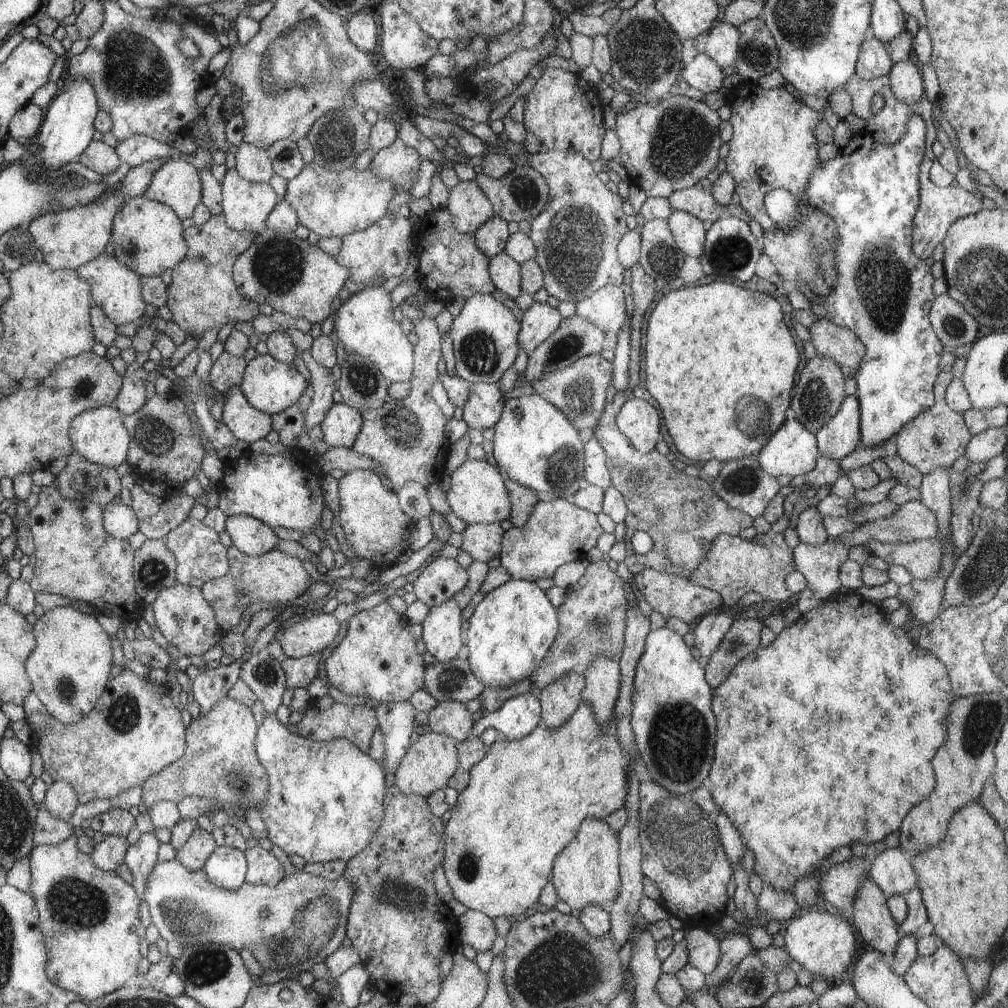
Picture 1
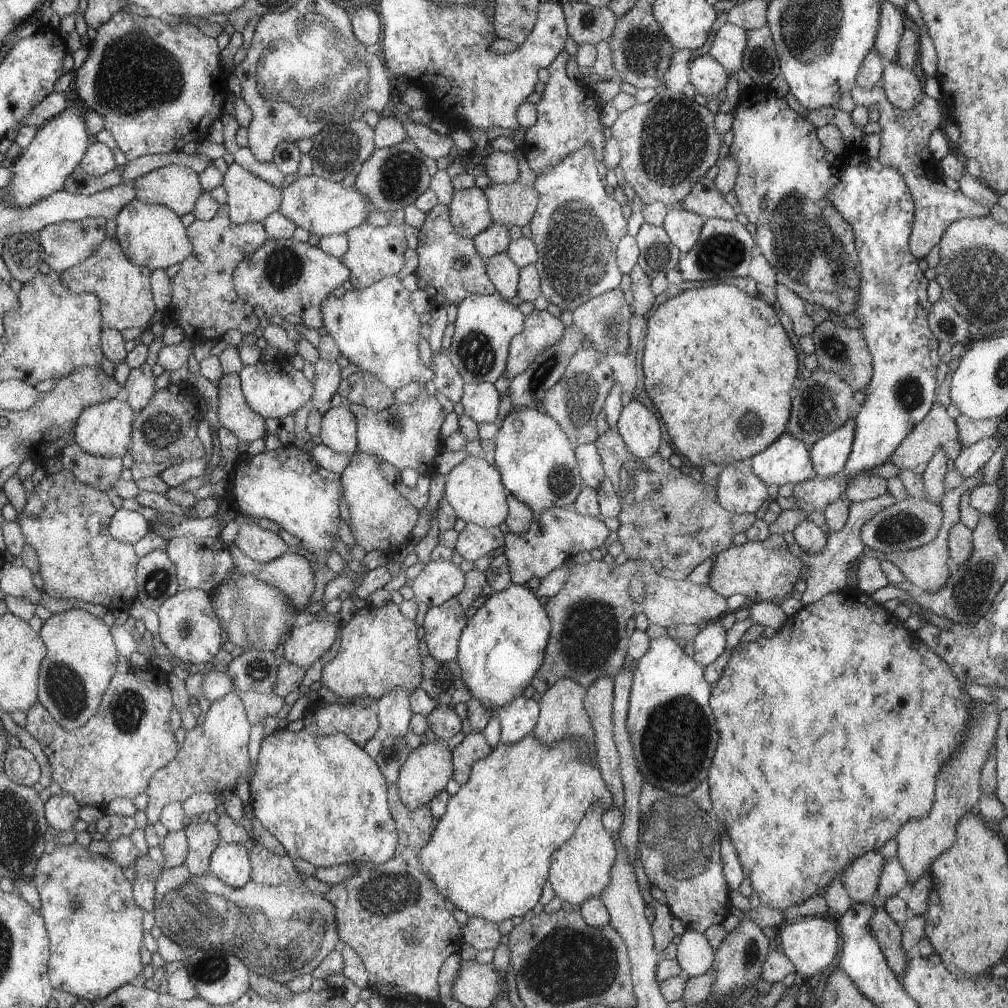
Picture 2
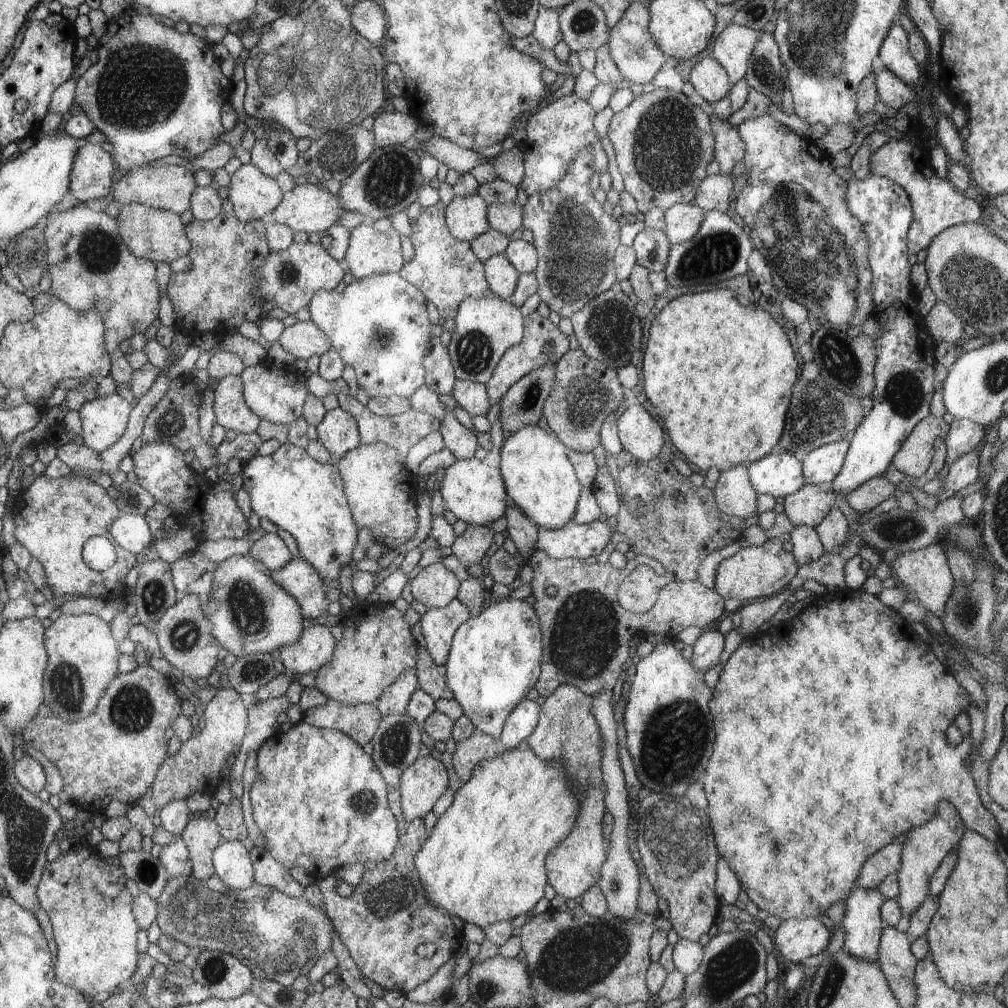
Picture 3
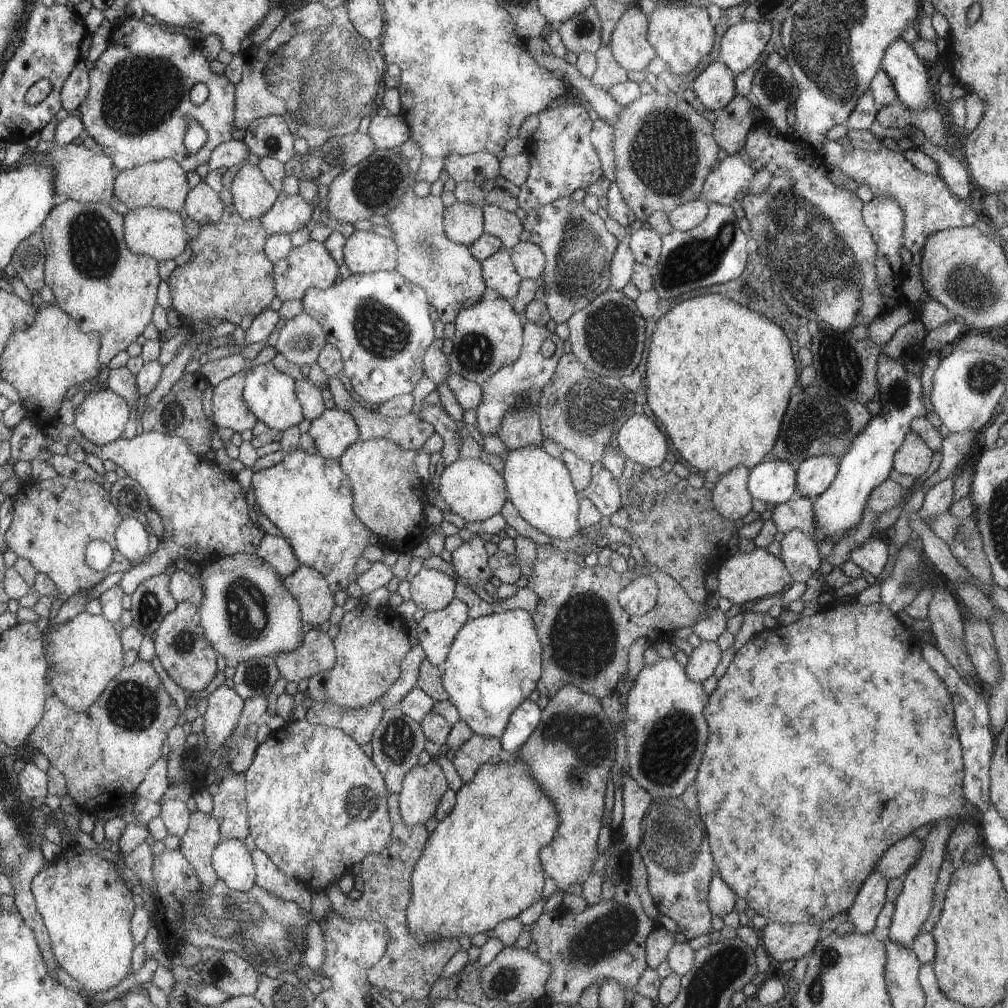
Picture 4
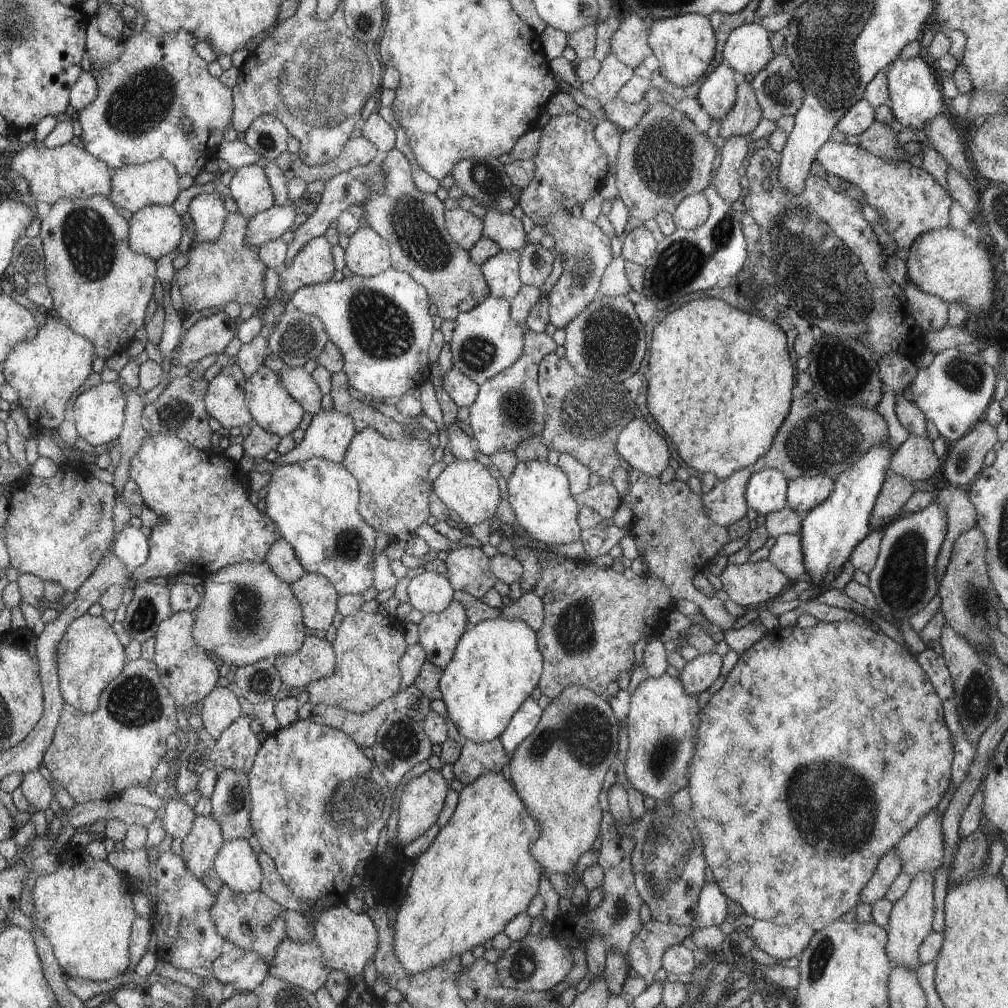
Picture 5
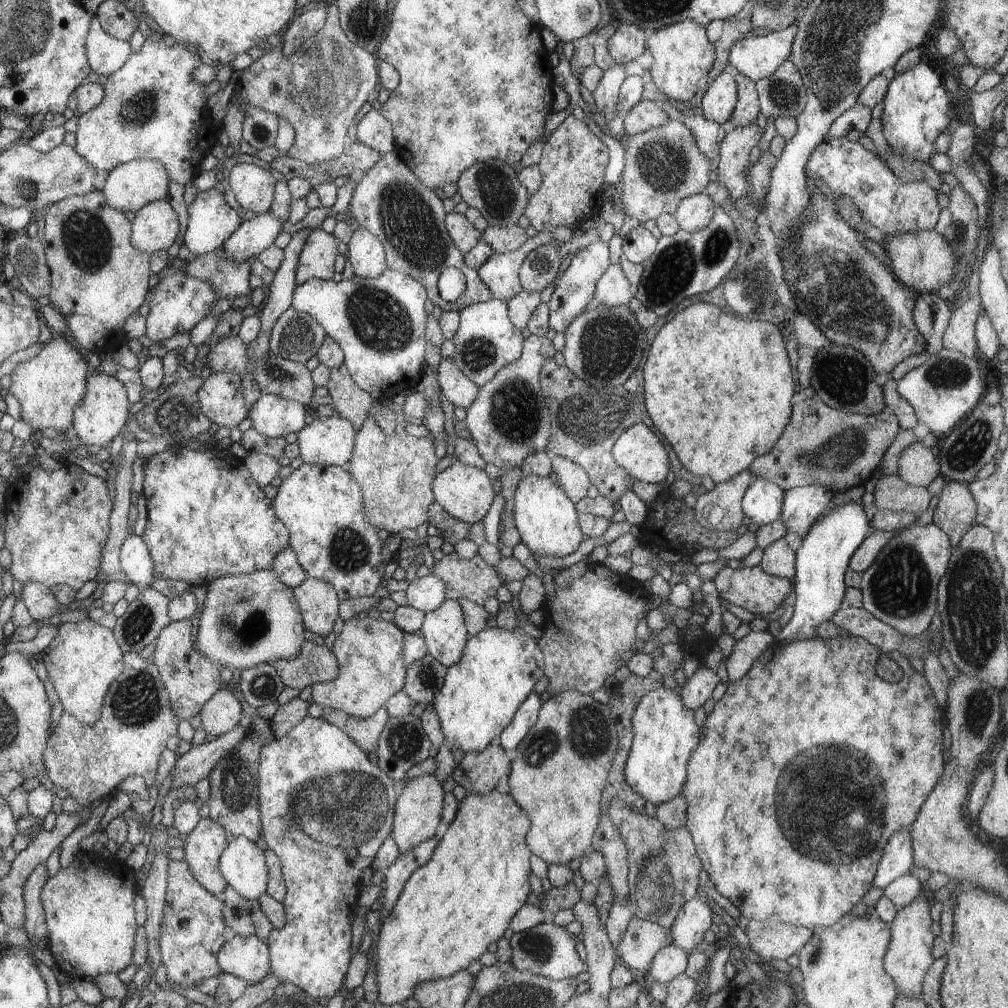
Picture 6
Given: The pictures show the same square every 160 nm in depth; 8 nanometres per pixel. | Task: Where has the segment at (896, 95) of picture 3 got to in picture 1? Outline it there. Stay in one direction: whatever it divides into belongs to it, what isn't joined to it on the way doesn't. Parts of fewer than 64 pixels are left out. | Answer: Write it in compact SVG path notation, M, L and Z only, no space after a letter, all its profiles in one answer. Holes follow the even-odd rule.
M912 58L892 65L887 77L893 95L907 105L920 104L924 98L924 83L920 65Z

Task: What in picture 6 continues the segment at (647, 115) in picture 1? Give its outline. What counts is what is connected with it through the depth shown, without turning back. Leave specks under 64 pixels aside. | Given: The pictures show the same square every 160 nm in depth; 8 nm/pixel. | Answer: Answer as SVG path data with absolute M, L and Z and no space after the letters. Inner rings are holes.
M673 121L651 128L646 132L629 136L628 145L625 146L626 168L622 176L623 194L618 197L623 202L624 212L638 222L645 223L663 214L673 215L678 205L686 197L702 193L704 186L709 186L710 172L712 170L711 160L702 154L698 148L691 130L684 123Z

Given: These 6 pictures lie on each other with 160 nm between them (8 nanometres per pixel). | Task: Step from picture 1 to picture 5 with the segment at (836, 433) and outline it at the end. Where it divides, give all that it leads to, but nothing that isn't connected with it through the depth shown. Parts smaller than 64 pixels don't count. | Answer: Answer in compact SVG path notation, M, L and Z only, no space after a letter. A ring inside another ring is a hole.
M826 475L800 477L788 481L787 506L800 514L810 512L833 491L835 480Z

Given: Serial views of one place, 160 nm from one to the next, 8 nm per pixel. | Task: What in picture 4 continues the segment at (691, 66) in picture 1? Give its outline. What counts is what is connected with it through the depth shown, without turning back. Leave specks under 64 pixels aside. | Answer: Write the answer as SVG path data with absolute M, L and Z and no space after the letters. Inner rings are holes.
M715 61L692 82L692 92L706 107L719 112L737 95L735 74L722 62Z

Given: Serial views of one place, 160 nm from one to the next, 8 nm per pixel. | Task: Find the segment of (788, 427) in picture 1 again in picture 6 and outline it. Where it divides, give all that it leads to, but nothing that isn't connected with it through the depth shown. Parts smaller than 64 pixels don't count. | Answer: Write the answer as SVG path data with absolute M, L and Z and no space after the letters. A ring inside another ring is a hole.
M755 478L744 493L741 507L745 516L761 527L778 520L785 496L786 492L778 485Z

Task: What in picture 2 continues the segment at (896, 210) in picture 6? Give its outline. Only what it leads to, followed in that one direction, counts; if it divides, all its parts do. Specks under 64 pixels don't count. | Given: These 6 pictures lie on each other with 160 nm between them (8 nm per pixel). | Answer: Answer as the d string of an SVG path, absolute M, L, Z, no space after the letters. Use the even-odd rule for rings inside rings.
M880 84L871 89L854 87L851 92L857 105L869 109L872 106L878 108L880 117L878 124L881 126L881 147L877 160L882 164L896 169L907 184L915 202L914 222L909 236L909 249L914 258L920 260L941 241L949 224L960 219L973 219L990 217L990 209L975 200L964 196L963 192L949 189L939 173L938 164L932 152L928 148L928 141L934 129L940 128L944 118L947 118L947 110L942 100L928 97L926 94L920 104L912 110L897 109L886 96ZM940 105L945 108L946 115L940 110Z

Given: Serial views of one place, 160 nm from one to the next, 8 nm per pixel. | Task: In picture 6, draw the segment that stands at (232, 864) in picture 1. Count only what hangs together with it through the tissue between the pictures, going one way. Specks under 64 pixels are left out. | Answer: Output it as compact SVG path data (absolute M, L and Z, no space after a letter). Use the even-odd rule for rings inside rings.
M239 836L236 840L228 843L222 858L219 859L219 867L227 883L235 888L240 896L256 901L260 894L266 893L266 888L268 888L266 884L270 882L270 868L266 868L266 859L262 850L256 844L252 844L248 837Z

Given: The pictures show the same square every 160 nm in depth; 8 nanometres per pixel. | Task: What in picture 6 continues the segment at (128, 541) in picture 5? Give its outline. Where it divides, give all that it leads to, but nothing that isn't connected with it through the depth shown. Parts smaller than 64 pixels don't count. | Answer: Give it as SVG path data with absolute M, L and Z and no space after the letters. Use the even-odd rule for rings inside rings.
M132 534L125 539L119 552L119 561L129 584L134 584L140 591L152 587L155 563L148 544L141 536Z

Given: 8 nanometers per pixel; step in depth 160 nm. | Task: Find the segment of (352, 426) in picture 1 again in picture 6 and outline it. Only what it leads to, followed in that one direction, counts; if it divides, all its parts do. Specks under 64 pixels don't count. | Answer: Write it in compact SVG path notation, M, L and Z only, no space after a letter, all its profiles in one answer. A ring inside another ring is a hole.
M338 414L331 417L317 416L312 424L298 431L299 455L306 464L346 467L354 454L354 429L352 423Z

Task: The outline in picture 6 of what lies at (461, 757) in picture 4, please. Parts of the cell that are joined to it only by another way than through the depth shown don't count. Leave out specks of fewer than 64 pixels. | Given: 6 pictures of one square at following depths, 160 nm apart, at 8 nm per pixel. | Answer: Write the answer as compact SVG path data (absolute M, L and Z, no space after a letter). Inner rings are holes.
M489 744L482 752L466 753L451 774L470 793L491 793L502 776L509 776L511 760L502 745Z

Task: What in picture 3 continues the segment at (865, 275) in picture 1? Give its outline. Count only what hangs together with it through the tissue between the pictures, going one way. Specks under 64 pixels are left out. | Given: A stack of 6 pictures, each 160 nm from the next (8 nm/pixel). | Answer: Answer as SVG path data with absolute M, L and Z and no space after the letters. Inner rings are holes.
M868 174L864 179L851 178L846 181L846 208L862 224L866 238L868 238L868 260L869 268L872 272L872 302L874 302L874 312L872 317L876 322L884 326L882 336L875 340L877 346L877 360L874 368L875 388L871 399L874 403L870 414L868 414L862 423L856 428L856 431L850 435L848 442L850 444L840 473L829 485L833 492L847 496L856 490L860 484L872 480L872 478L882 477L888 467L891 466L892 458L896 452L900 451L904 440L909 434L930 413L930 404L935 394L934 373L935 365L927 364L924 360L922 338L928 338L926 330L920 326L920 314L910 312L916 308L918 296L914 294L914 288L911 284L911 269L908 258L910 250L907 246L907 234L912 226L913 211L910 198L904 188L901 188L896 182Z

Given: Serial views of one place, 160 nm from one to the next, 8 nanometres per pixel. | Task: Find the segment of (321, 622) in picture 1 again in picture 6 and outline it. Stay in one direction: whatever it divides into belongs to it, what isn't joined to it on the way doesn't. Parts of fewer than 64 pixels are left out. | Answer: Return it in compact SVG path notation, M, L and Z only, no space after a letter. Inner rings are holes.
M309 641L294 659L280 659L272 665L285 686L300 691L306 686L336 680L341 669L338 658L325 644Z

